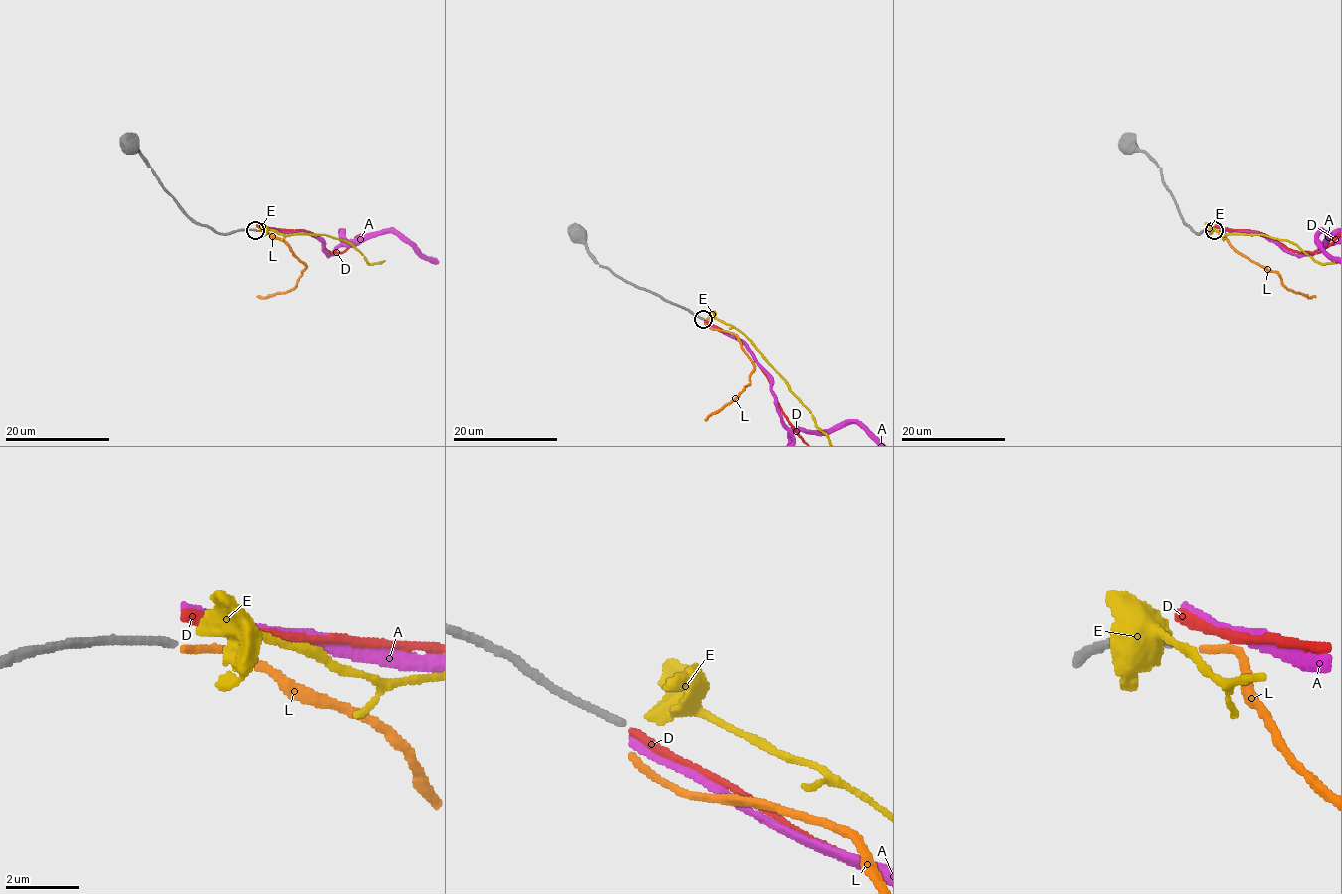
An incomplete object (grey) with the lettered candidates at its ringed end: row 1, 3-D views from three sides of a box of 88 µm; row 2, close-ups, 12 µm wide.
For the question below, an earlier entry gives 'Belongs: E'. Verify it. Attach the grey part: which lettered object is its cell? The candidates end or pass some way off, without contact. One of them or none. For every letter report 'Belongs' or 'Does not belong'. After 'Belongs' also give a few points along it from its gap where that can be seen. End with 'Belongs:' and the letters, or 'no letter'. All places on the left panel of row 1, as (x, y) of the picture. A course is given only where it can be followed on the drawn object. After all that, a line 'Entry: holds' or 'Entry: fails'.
A: Does not belong
D: Does not belong
E: Does not belong
L: Belongs. Its course: (256, 231), (268, 232), (284, 241), (306, 266), (291, 289), (264, 297), (256, 296)
Belongs: L
Entry: fails

